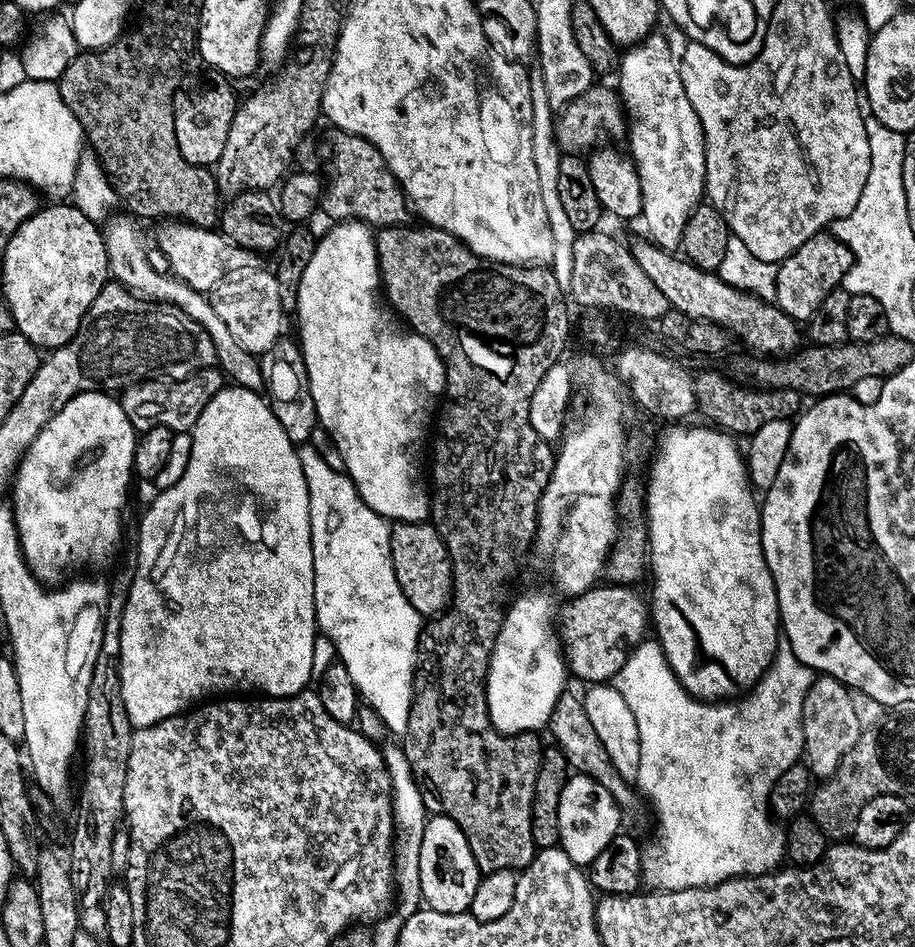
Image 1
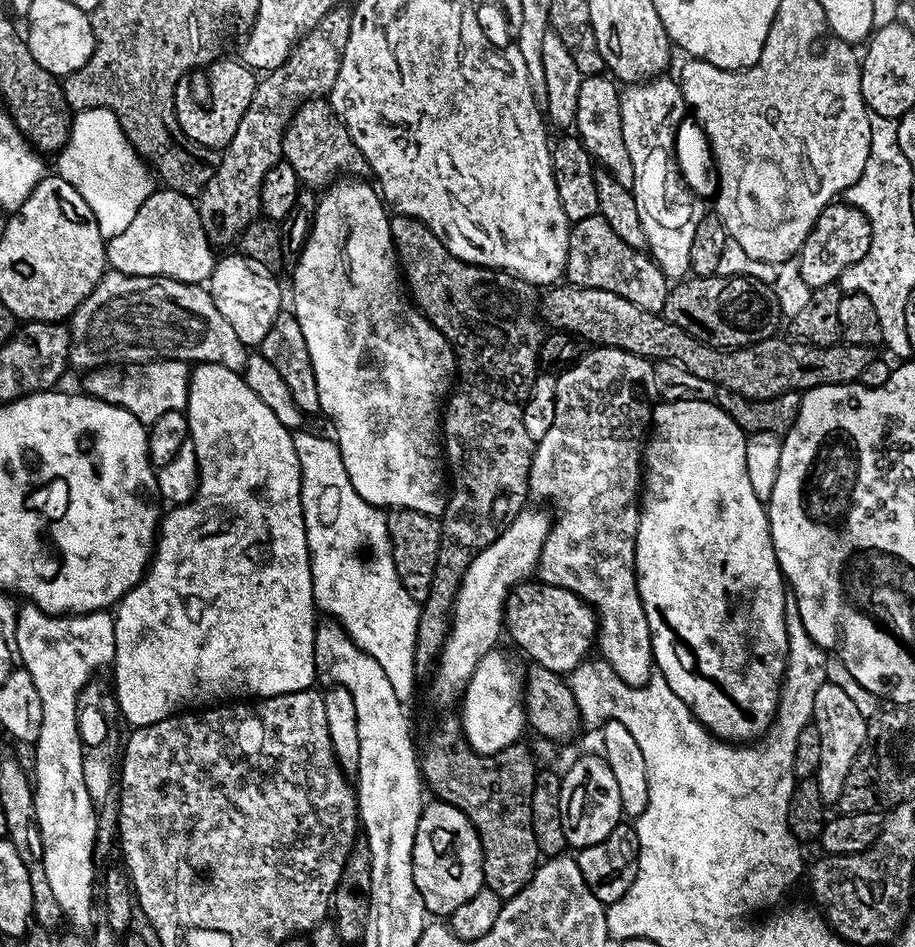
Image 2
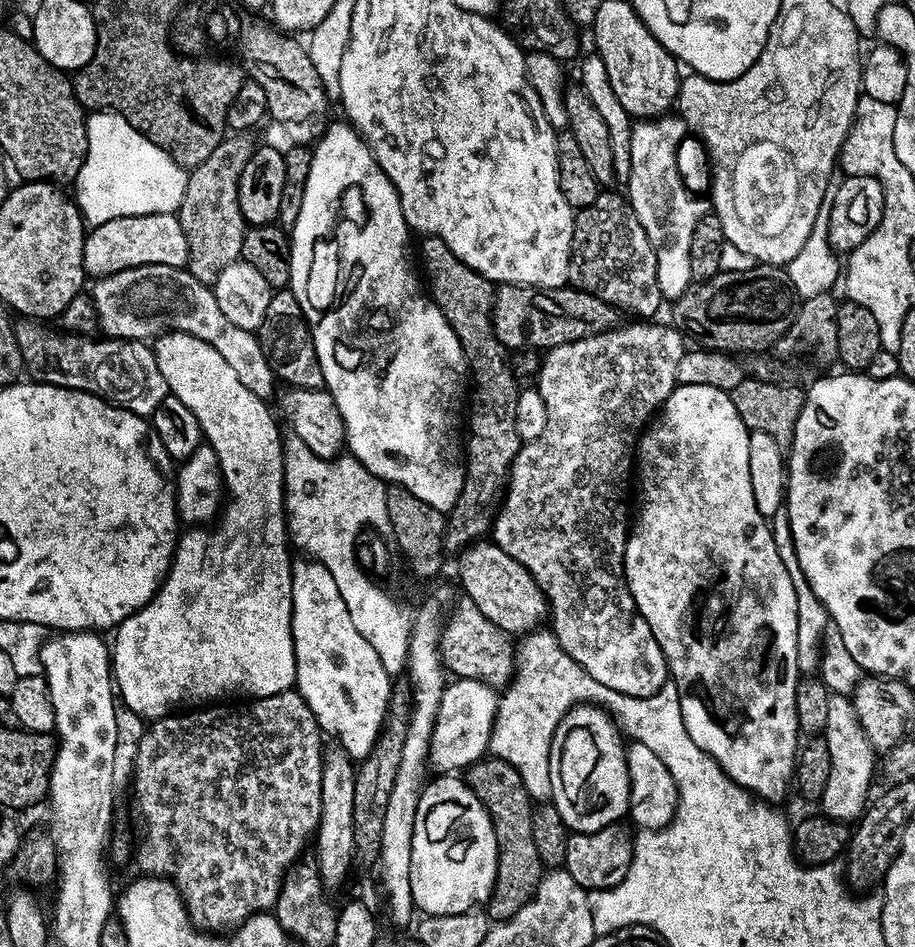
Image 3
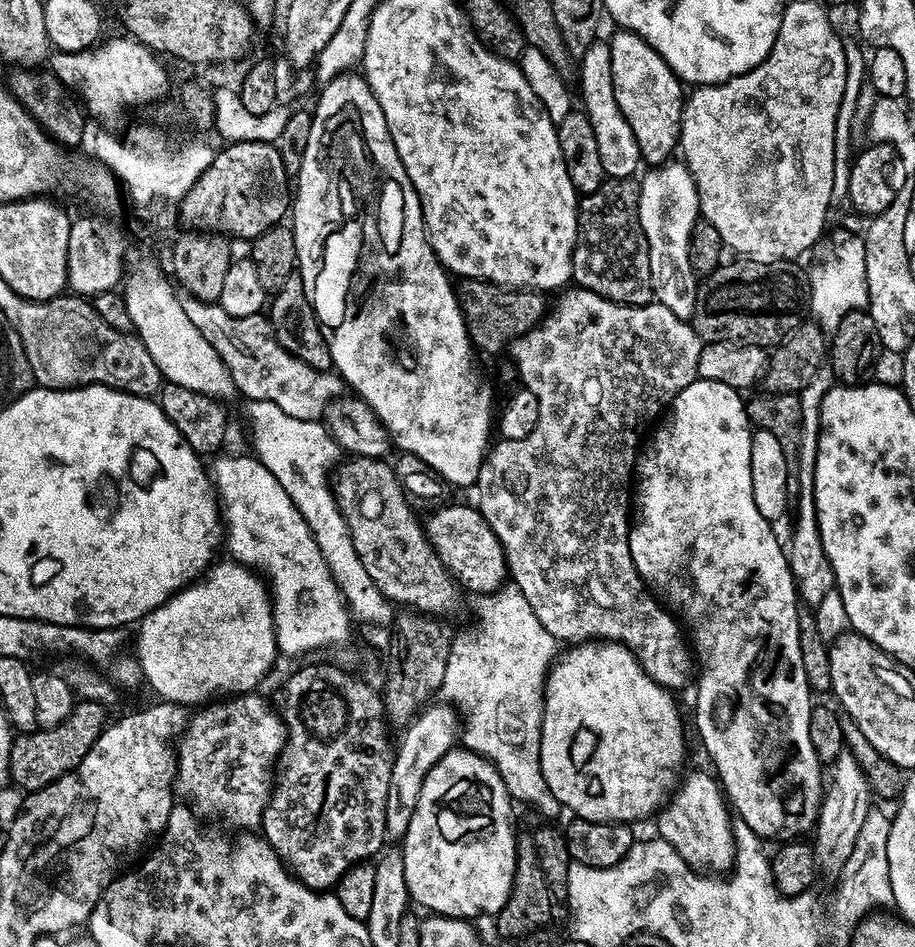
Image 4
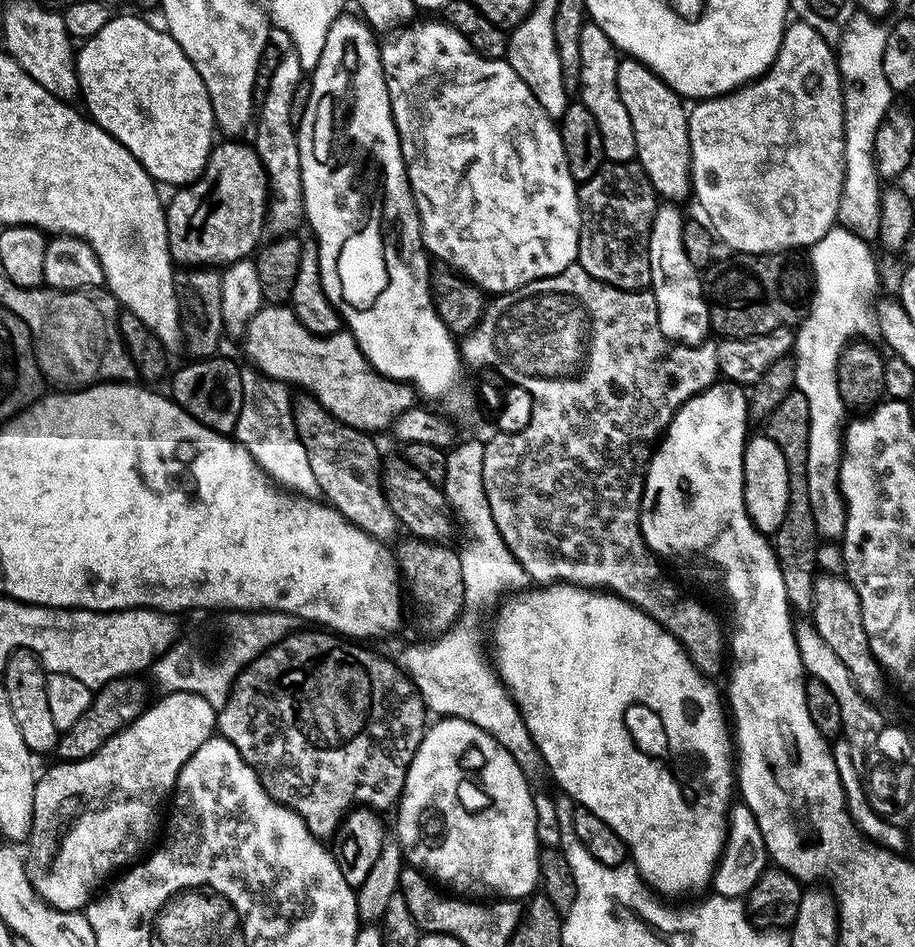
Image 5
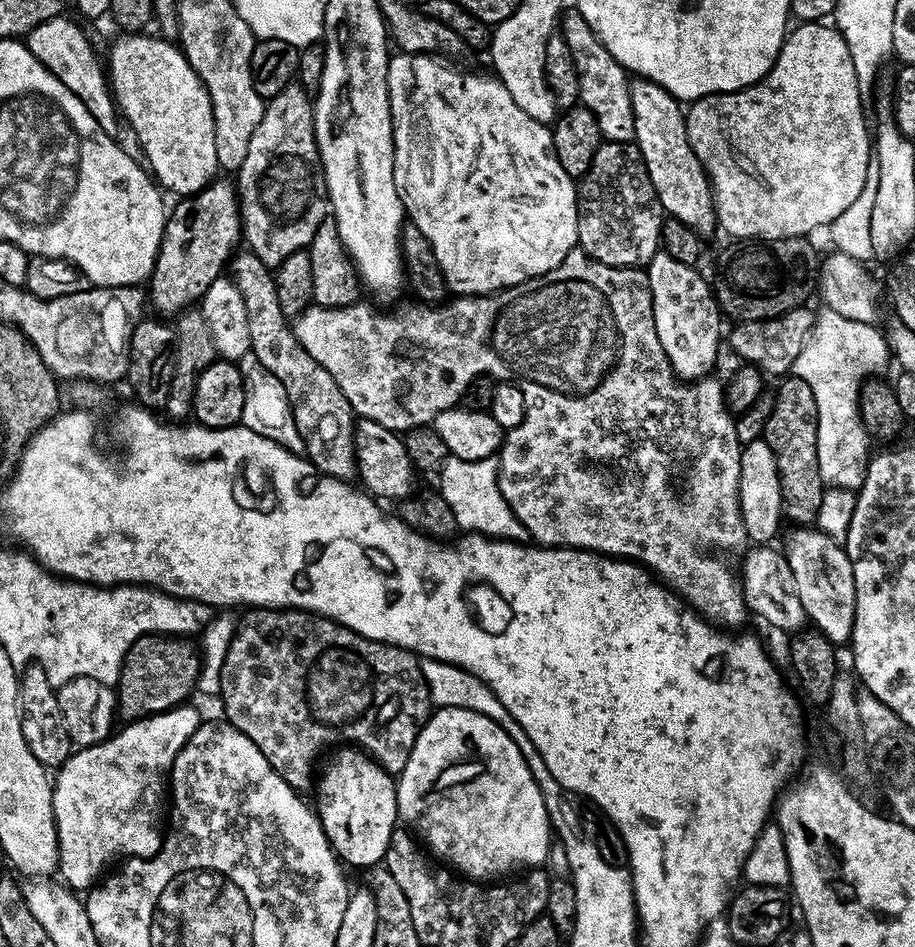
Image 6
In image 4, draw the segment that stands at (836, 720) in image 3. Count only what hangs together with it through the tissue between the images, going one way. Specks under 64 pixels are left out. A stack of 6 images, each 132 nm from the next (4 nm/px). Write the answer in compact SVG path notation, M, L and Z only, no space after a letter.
M844 750L835 763L831 765L832 781L827 781L824 795L820 802L820 813L814 829L814 851L816 863L831 874L839 873L848 856L854 854L854 842L858 842L858 830L862 830L862 822L866 822L873 807L874 793L868 787L868 775L860 767L856 757Z

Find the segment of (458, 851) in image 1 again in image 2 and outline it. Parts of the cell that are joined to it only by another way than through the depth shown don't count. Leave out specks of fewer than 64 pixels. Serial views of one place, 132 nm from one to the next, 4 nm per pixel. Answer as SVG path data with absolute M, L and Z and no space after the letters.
M433 799L420 810L418 830L414 838L412 869L418 894L433 917L447 918L462 902L470 902L474 894L484 887L484 863L480 849L480 835L474 830L470 818L453 804Z

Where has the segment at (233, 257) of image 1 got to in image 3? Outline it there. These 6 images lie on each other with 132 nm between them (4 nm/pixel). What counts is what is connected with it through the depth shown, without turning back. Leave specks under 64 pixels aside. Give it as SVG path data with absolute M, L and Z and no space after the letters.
M146 214L110 218L110 222L95 225L84 238L84 271L89 277L99 278L134 266L161 264L182 268L188 262L188 243L180 225L179 215Z

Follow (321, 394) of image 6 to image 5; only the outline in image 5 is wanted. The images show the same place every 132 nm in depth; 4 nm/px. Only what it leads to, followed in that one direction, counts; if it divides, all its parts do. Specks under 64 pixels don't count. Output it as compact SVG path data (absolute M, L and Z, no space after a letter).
M307 394L293 399L292 417L298 438L302 446L306 446L306 458L310 458L310 470L314 470L320 496L366 534L376 540L392 542L402 525L386 500L382 455L379 446L372 441L375 439L369 433L337 420Z

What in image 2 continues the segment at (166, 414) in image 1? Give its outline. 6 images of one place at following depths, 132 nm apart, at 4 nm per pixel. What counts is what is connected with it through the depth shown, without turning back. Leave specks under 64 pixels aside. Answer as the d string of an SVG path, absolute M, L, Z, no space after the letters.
M151 360L145 364L108 364L104 368L94 368L83 373L83 391L95 400L106 402L110 406L118 406L122 410L130 410L134 418L144 425L164 412L177 411L176 396L188 395L188 377L190 368L182 360Z

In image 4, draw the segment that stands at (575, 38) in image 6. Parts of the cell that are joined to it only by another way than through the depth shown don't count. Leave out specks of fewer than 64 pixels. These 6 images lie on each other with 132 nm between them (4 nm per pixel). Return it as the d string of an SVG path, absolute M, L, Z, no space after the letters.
M597 38L586 50L586 54L579 57L579 84L580 96L584 99L582 110L590 118L590 126L594 126L594 139L598 141L598 154L602 158L605 177L613 180L635 177L637 175L635 172L639 173L642 168L638 138L634 138L630 122L626 122L622 110L618 110L618 102L614 102L614 82L610 70L610 46L607 39Z

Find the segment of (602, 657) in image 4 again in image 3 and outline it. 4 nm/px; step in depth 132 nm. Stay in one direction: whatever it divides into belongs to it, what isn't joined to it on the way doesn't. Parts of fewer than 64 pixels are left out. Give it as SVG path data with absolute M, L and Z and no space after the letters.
M577 706L566 713L552 739L550 770L551 803L572 832L602 830L629 815L631 786L626 740L617 721L603 707Z

